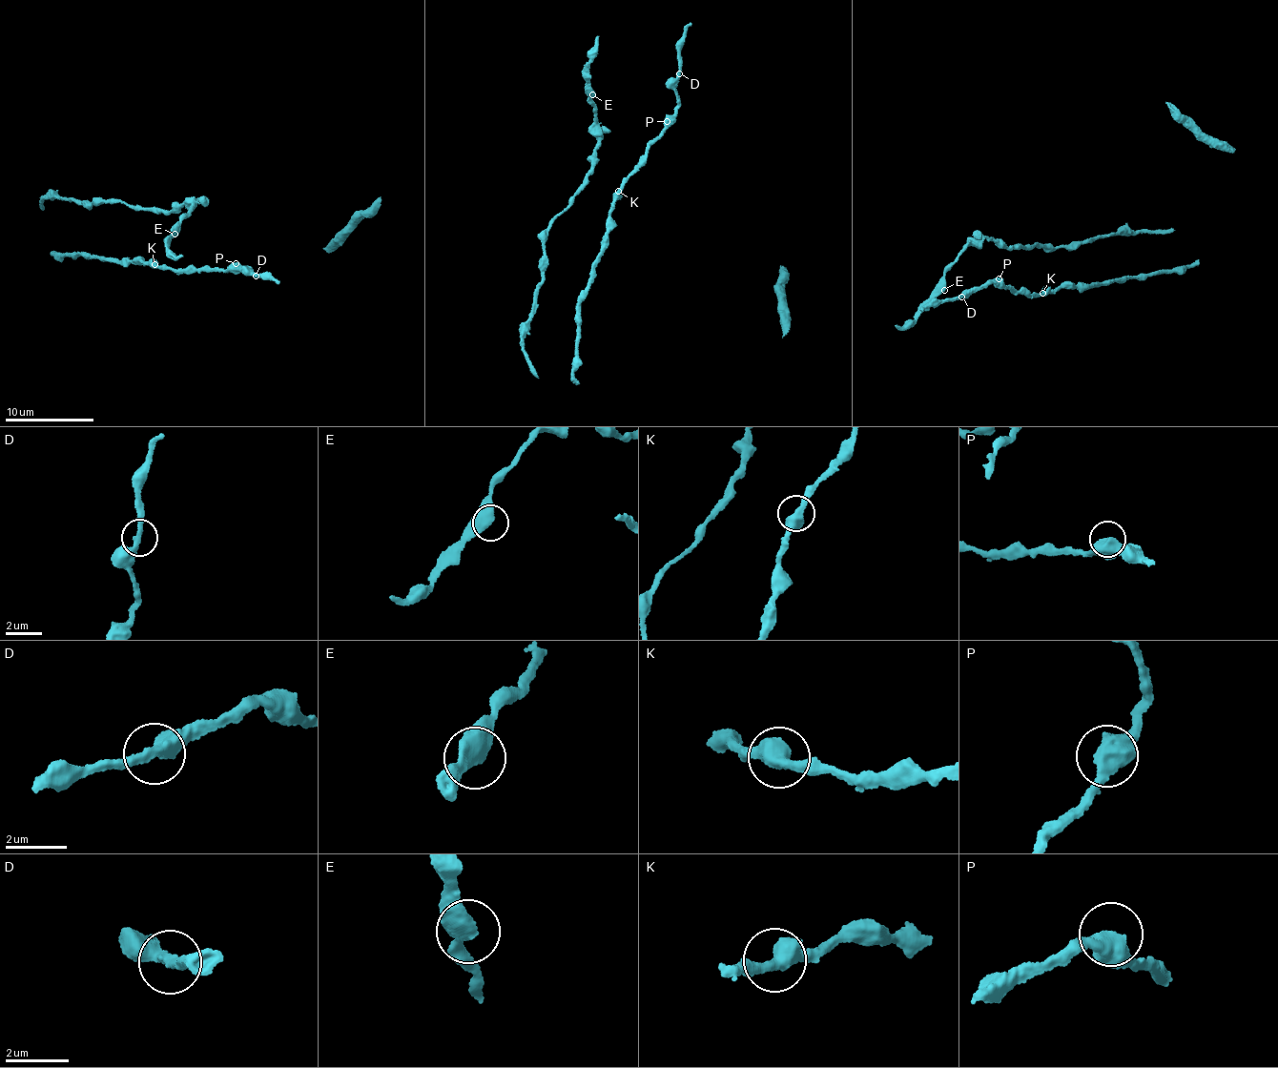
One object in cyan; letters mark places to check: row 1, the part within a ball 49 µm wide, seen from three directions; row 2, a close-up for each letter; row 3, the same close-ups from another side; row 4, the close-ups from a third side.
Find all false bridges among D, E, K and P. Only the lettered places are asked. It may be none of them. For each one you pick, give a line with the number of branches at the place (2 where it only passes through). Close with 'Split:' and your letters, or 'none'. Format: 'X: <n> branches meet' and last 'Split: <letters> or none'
Split: none

